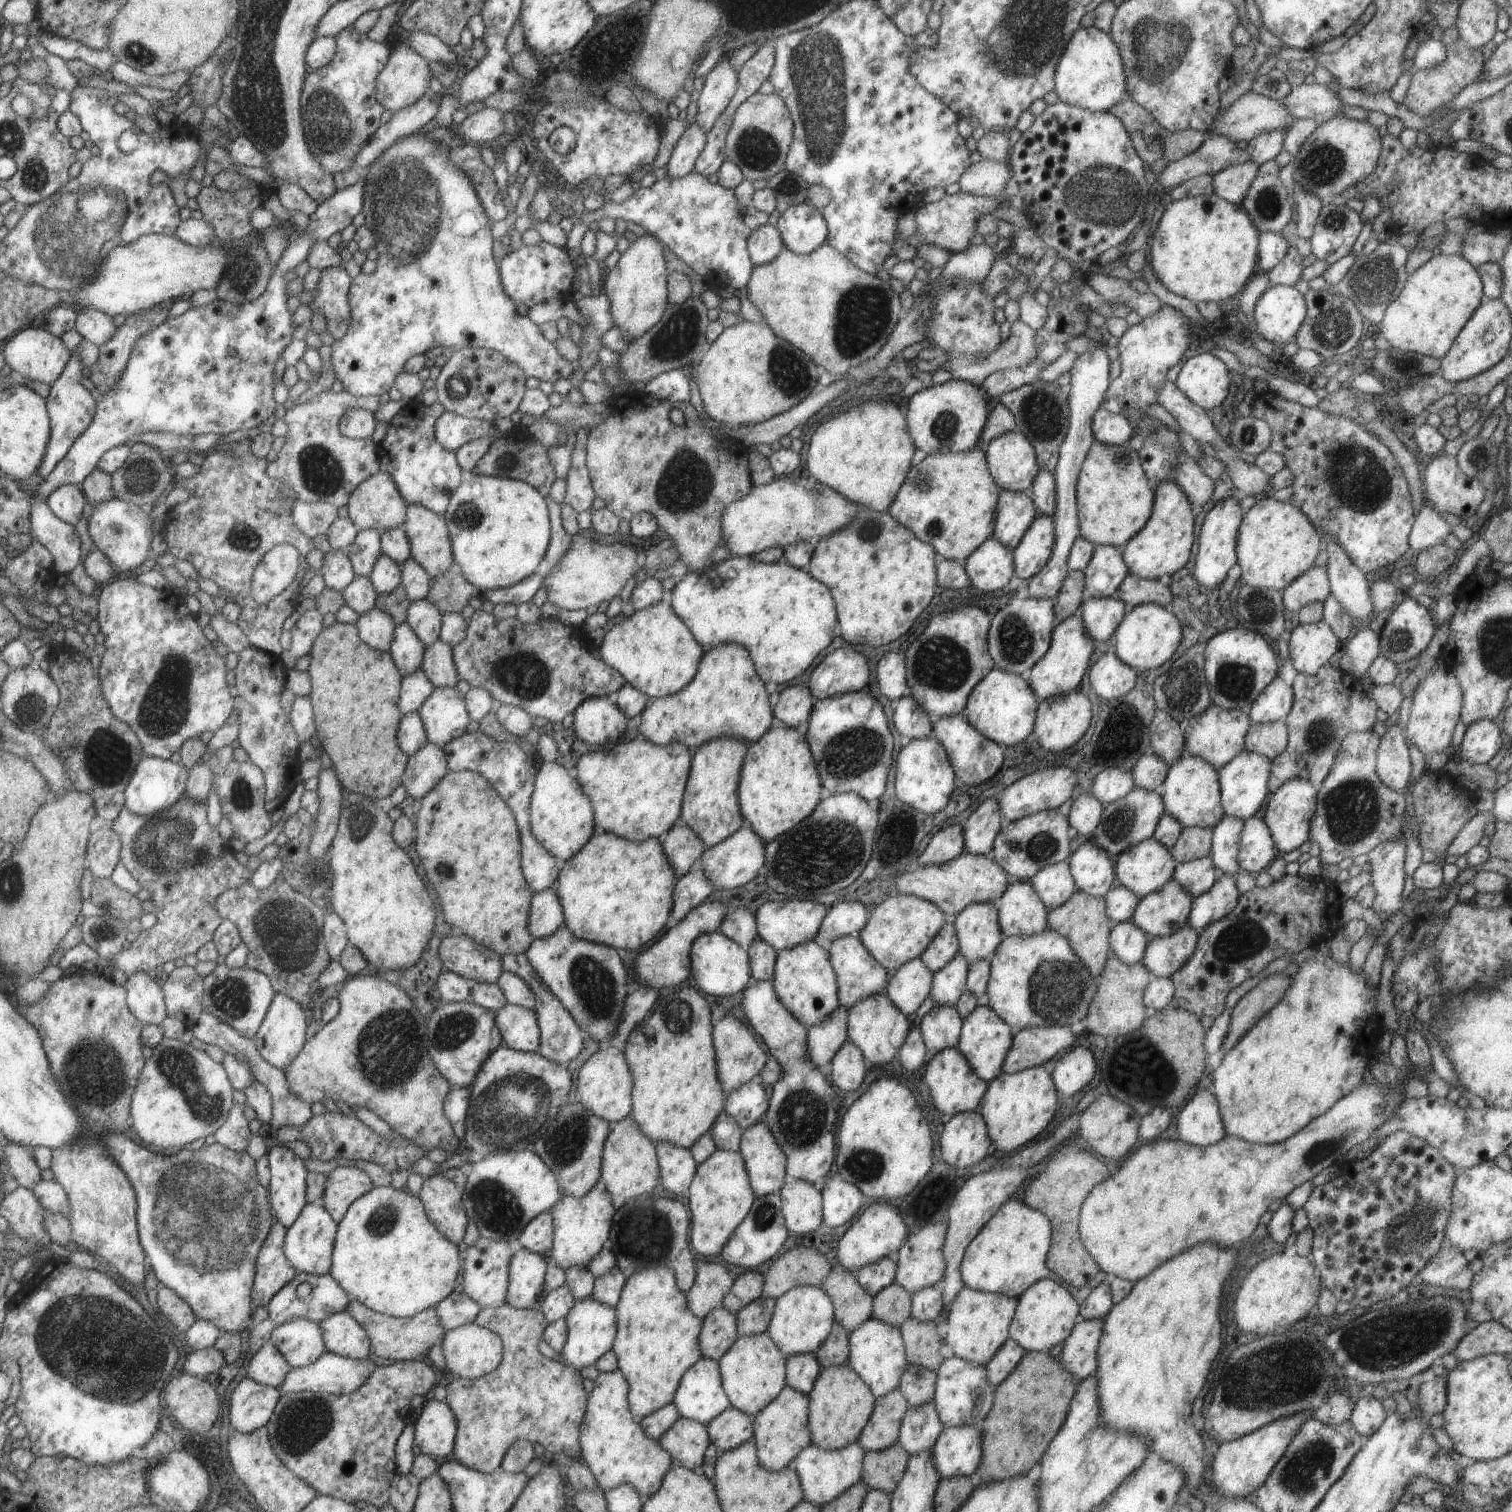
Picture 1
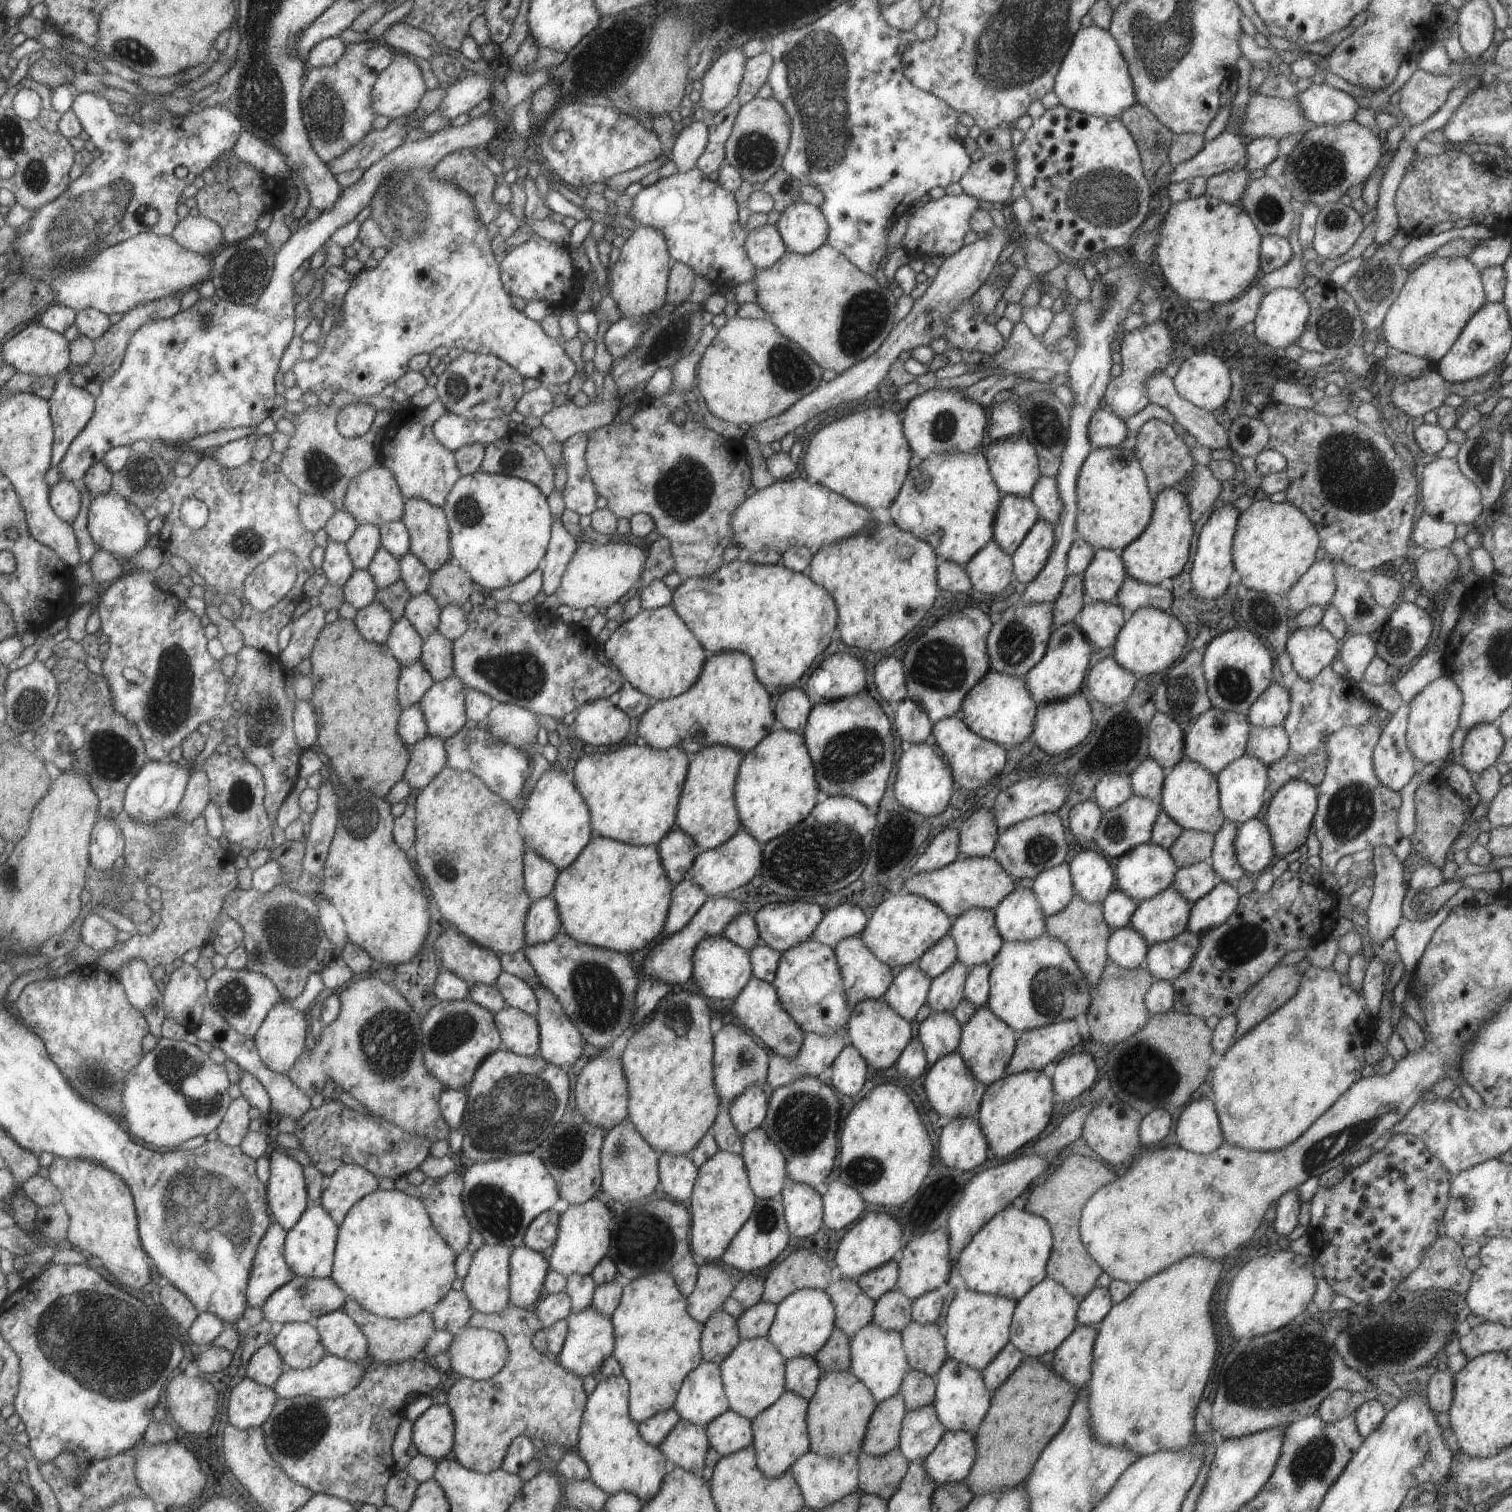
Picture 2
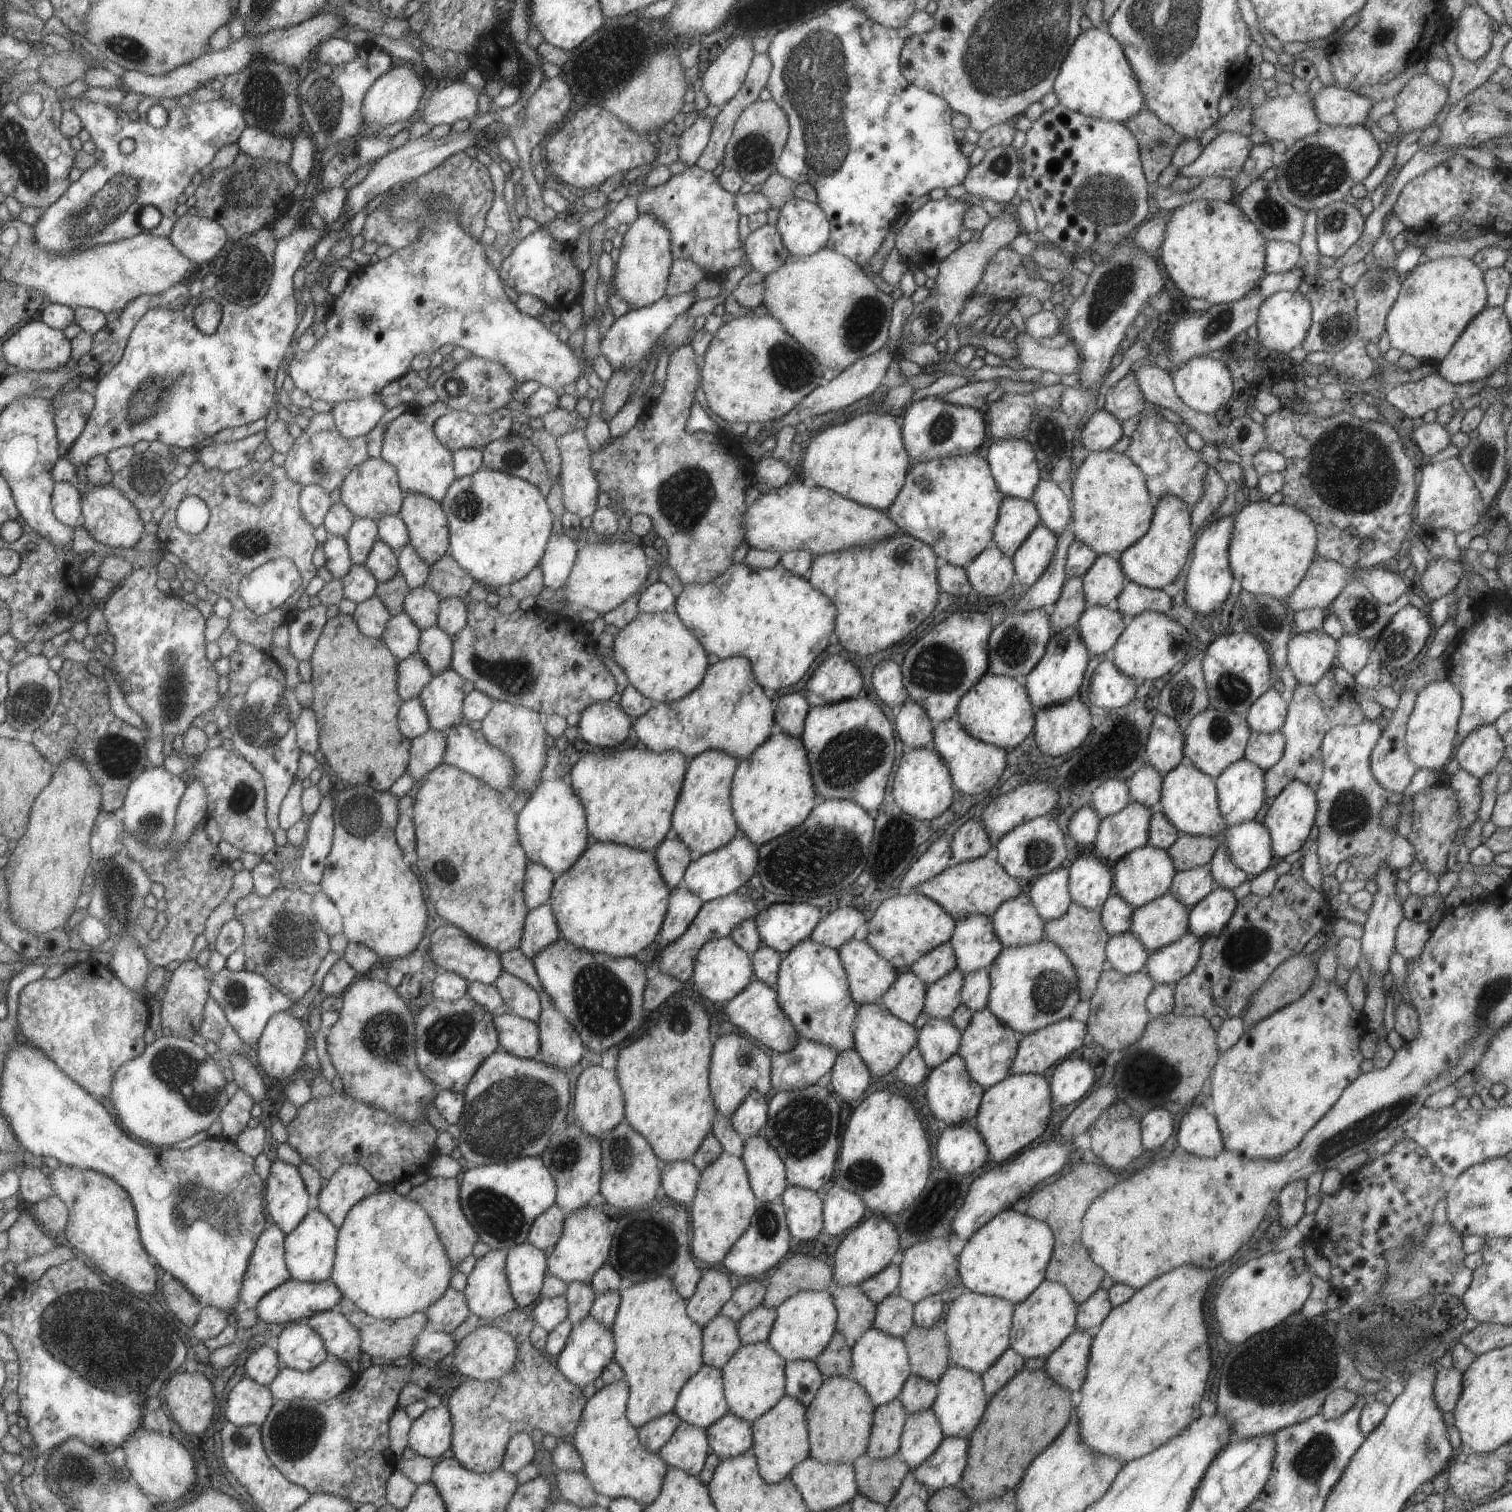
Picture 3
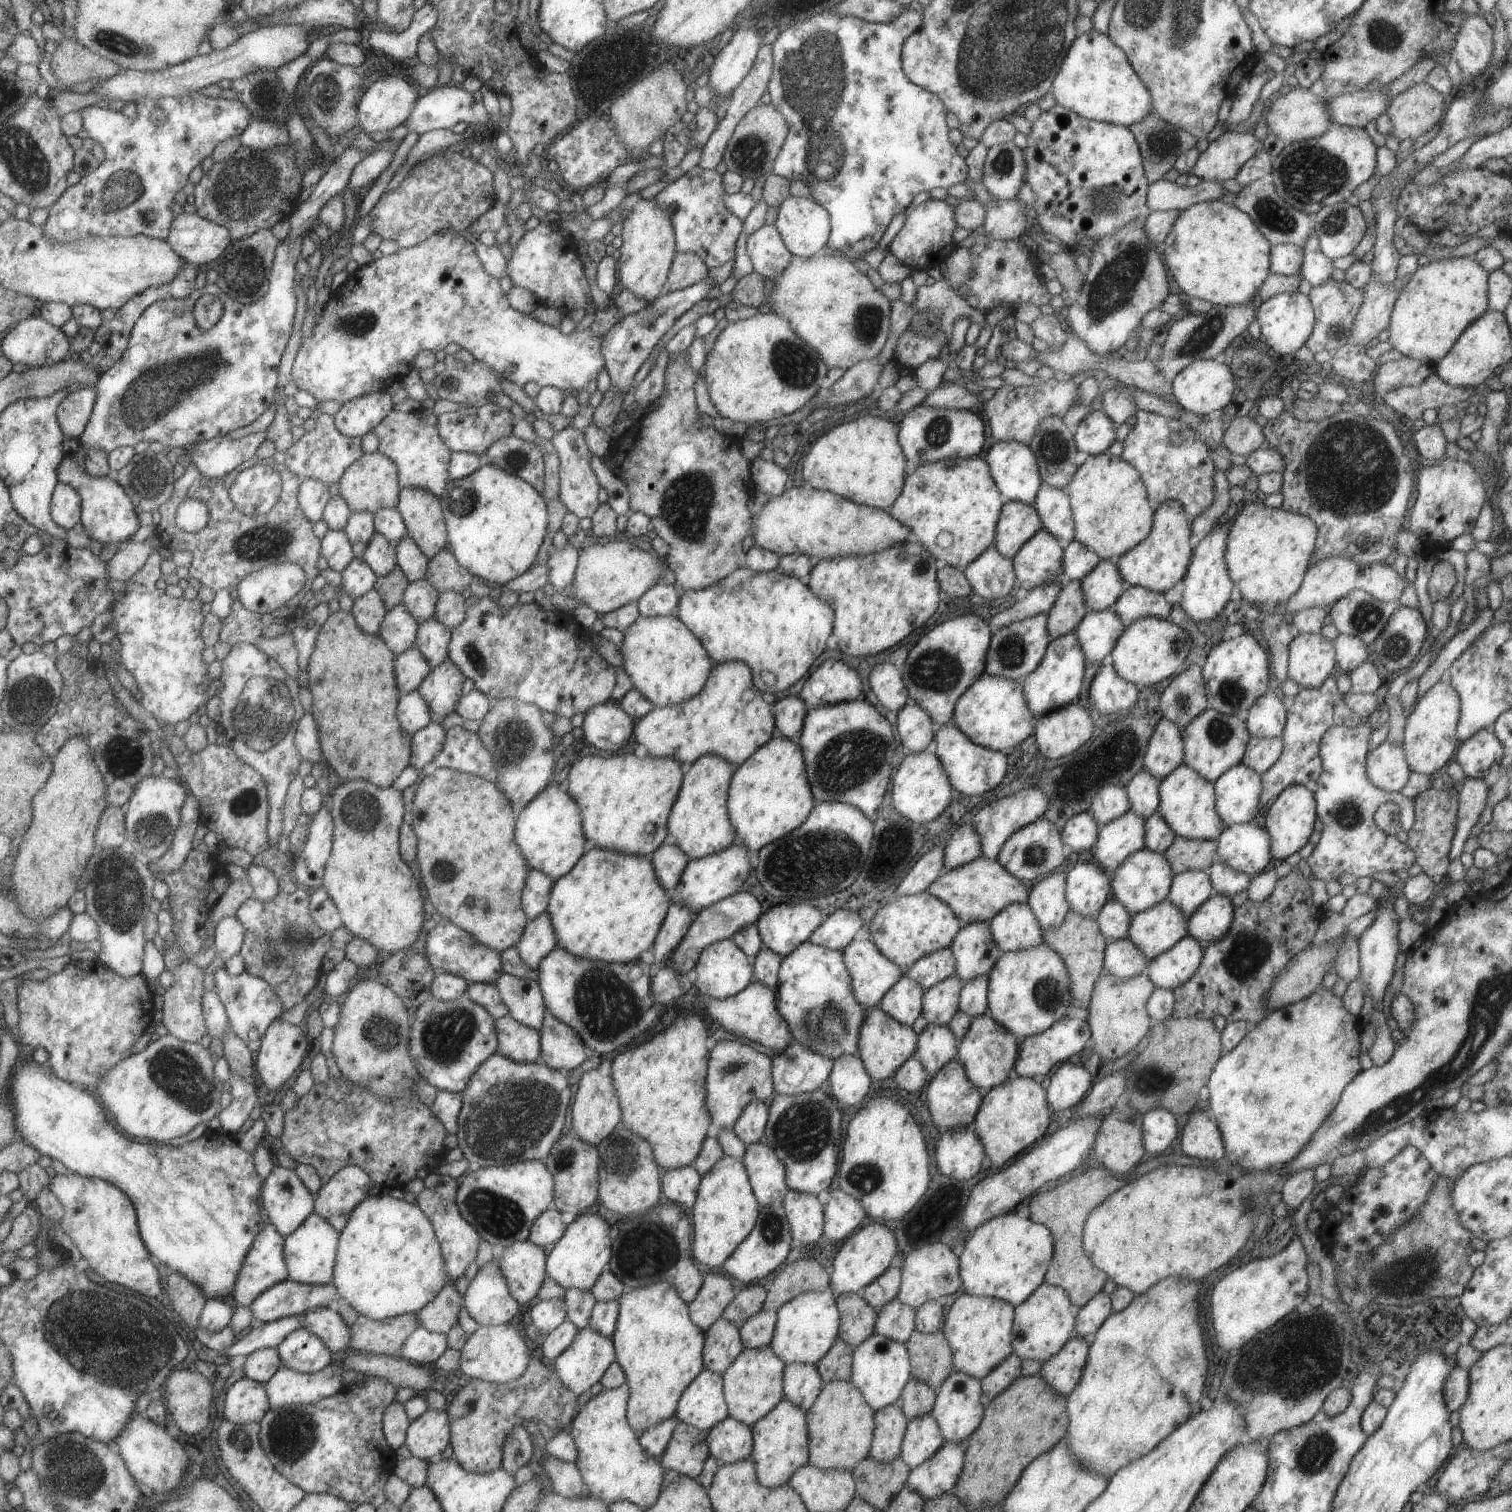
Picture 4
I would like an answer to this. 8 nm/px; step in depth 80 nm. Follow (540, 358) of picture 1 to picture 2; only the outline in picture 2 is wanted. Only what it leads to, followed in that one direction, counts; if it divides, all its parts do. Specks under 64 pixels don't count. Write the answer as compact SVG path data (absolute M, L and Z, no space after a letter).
M395 167L390 173L382 178L383 182L377 186L371 195L369 206L369 216L373 222L386 225L394 233L391 236L392 245L385 248L386 253L381 260L378 260L373 270L364 268L352 277L349 288L345 292L342 305L337 309L338 318L333 320L333 326L328 334L324 337L324 346L313 359L305 360L301 356L297 358L295 364L290 368L296 378L296 386L304 393L306 391L317 396L321 390L328 387L336 387L336 393L333 394L335 400L340 399L341 393L349 393L357 397L367 397L371 394L379 394L385 386L394 383L397 378L403 376L408 371L408 360L415 355L425 353L429 355L431 350L438 346L445 346L447 349L462 348L463 351L471 351L481 354L494 354L510 364L523 378L535 378L541 385L548 386L555 384L559 386L575 374L575 365L571 358L563 350L563 346L557 344L555 339L548 337L538 322L532 321L524 315L524 312L518 312L508 298L508 292L505 292L501 284L498 258L493 255L490 247L490 238L487 235L486 226L480 221L478 212L475 210L473 199L461 187L447 179L440 179L431 167L413 167L400 169Z

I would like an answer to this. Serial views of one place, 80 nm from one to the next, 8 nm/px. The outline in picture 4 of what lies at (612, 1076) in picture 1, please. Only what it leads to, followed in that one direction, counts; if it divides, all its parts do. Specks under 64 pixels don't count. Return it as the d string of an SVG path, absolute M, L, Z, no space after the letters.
M597 1069L588 1070L578 1076L577 1091L573 1092L571 1103L571 1130L589 1144L599 1144L620 1121L621 1111L618 1096L615 1092L610 1075L603 1075Z

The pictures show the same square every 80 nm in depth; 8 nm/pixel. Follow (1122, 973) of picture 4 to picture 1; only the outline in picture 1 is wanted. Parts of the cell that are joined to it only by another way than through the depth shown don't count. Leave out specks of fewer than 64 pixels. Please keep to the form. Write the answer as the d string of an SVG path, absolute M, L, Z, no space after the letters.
M1129 920L1113 923L1108 939L1109 953L1122 963L1131 964L1141 960L1149 938L1132 920Z

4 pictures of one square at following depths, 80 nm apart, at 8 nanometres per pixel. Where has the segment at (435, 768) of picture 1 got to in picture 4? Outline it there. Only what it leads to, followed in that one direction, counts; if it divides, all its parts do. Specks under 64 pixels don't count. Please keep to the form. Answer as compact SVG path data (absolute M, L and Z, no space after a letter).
M429 722L411 736L411 752L408 766L420 771L432 763L441 750L446 730L437 722Z

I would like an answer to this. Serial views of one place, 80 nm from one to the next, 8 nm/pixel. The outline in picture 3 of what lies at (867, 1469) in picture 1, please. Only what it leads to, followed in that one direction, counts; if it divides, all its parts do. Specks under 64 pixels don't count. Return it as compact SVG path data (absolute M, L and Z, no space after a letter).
M863 1453L852 1465L858 1493L870 1501L881 1503L884 1507L893 1498L910 1469L898 1453L882 1459L872 1459Z

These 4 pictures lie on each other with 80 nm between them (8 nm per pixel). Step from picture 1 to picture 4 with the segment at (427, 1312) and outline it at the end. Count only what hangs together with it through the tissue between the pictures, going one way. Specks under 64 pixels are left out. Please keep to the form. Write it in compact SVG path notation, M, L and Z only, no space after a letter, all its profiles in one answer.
M340 1298L337 1300L337 1304L336 1313L341 1316L350 1330L349 1344L351 1350L367 1355L397 1357L405 1339L419 1326L416 1313L407 1313L393 1318L375 1320L359 1314L346 1300Z

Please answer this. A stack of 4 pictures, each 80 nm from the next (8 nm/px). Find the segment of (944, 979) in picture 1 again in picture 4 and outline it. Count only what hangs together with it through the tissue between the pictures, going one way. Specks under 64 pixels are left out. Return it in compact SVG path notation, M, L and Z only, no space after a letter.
M956 975L937 982L924 990L922 1016L926 1023L947 1026L953 1014L958 1012L958 997L962 983Z

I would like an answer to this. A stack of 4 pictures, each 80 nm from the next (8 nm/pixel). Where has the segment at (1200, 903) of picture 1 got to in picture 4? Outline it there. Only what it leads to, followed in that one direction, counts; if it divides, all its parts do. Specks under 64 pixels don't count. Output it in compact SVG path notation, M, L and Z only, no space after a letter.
M1212 894L1189 916L1188 936L1202 945L1221 940L1233 922L1233 910L1230 898Z

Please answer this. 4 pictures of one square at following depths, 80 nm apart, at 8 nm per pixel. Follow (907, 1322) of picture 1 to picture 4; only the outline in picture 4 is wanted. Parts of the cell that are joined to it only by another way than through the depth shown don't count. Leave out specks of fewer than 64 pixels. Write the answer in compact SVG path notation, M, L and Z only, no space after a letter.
M914 1331L907 1342L911 1377L937 1392L954 1371L952 1353L942 1332L921 1334Z

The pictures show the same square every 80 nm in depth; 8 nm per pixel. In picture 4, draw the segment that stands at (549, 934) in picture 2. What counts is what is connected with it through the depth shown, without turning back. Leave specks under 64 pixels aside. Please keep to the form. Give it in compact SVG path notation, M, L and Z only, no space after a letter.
M541 912L537 918L526 920L526 924L515 946L519 958L529 971L537 972L539 962L557 945L555 932L551 928L547 912Z

